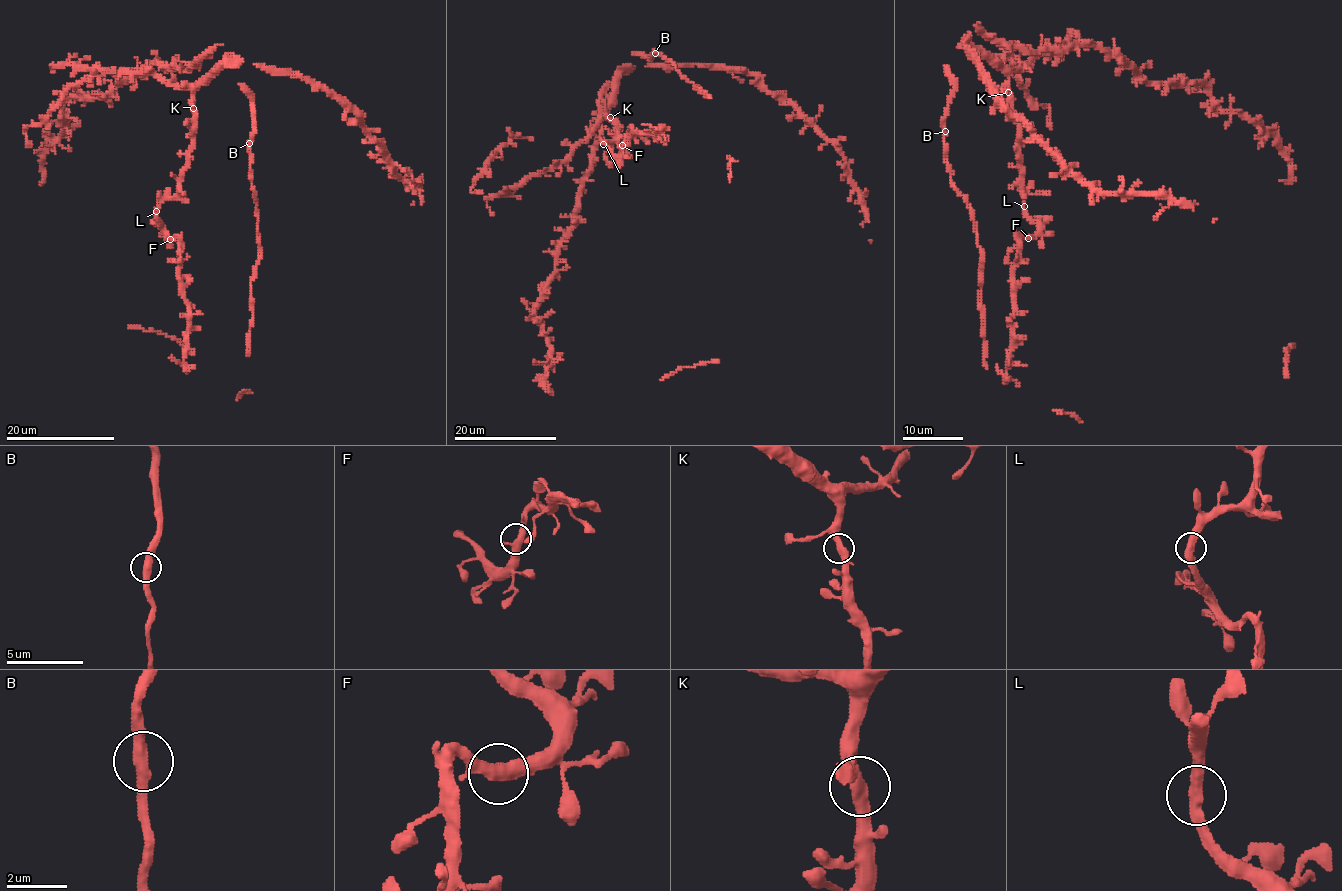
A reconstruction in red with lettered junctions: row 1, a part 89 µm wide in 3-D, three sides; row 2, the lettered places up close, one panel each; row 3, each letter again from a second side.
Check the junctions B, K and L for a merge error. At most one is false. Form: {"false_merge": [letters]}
{"false_merge": []}

